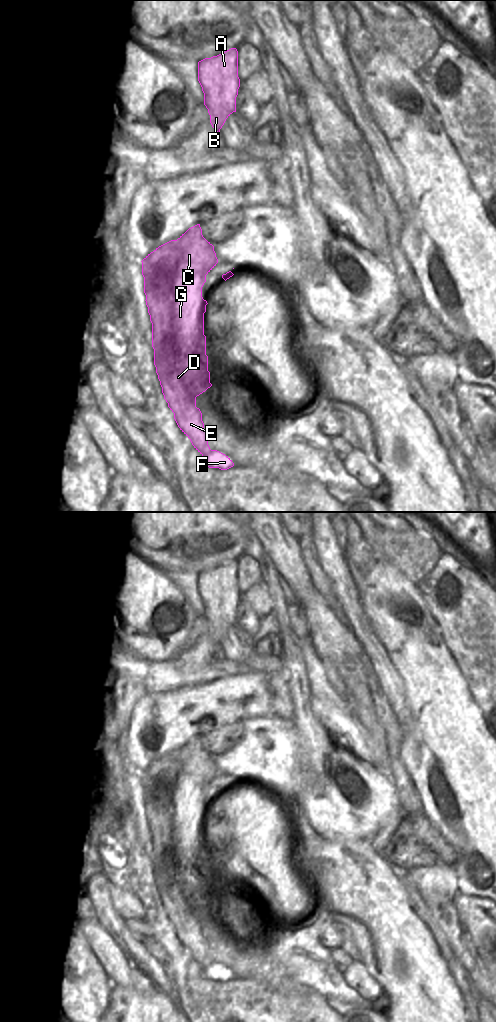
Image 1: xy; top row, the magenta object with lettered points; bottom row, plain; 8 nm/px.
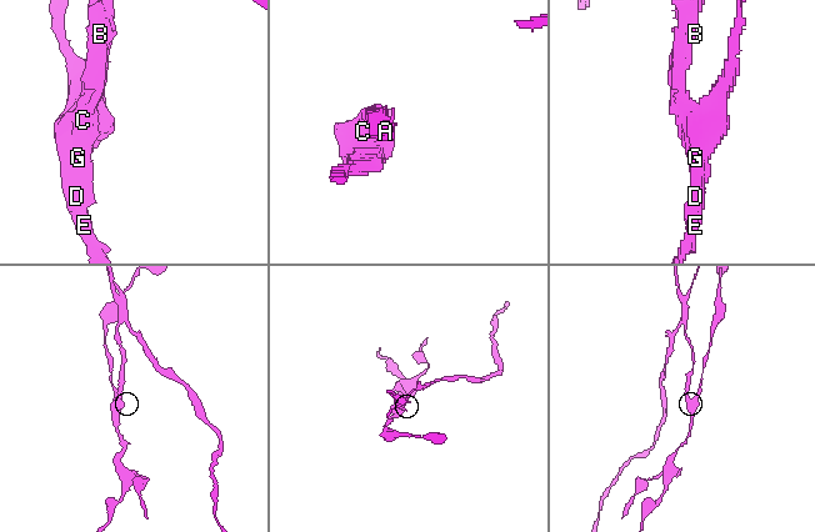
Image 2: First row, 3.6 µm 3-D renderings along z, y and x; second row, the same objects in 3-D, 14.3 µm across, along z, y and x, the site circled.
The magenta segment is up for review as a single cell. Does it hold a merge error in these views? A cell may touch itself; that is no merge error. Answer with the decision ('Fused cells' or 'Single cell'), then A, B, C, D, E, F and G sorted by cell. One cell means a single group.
Fused cells. Groups: A B / C D E F G.

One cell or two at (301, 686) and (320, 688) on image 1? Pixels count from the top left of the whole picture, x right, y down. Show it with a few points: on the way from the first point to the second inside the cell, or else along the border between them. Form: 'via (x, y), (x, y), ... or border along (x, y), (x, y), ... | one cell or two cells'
border along (304, 664), (310, 697) | two cells

